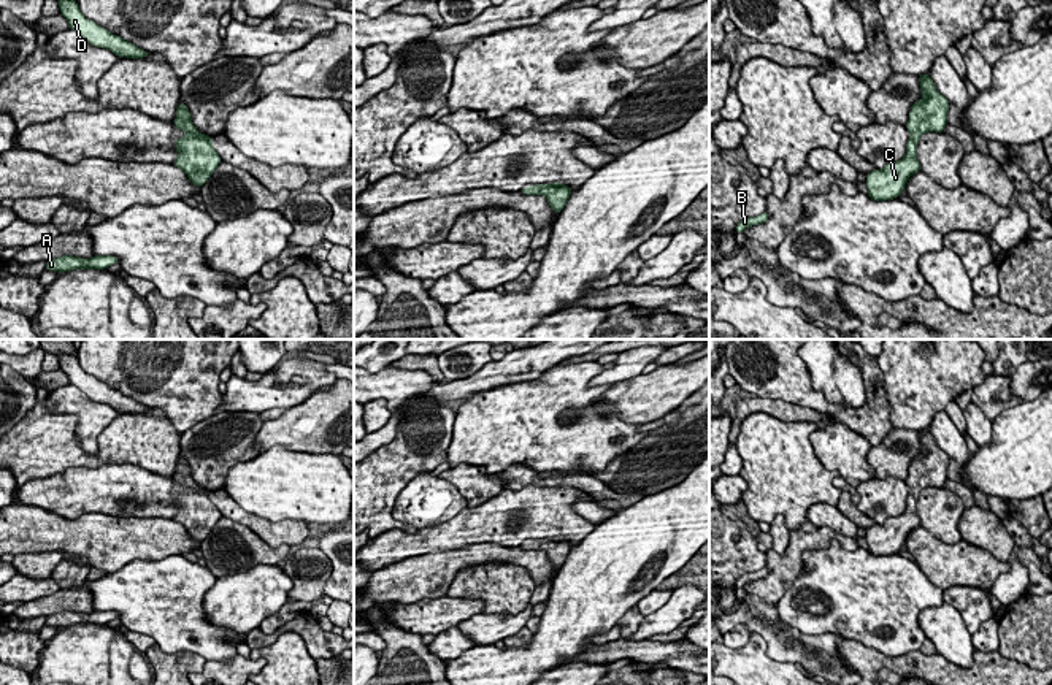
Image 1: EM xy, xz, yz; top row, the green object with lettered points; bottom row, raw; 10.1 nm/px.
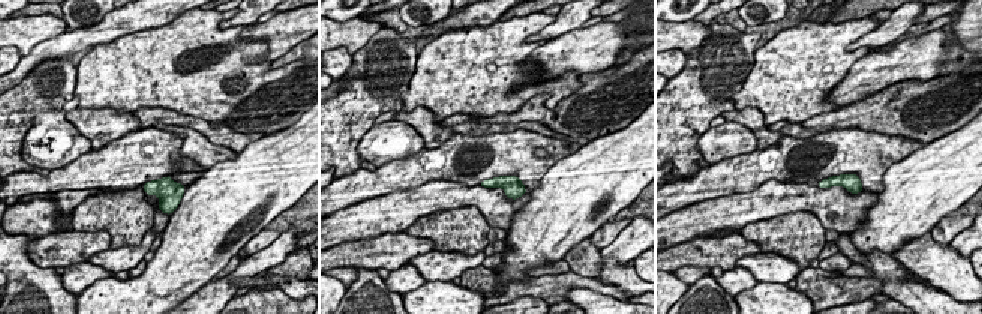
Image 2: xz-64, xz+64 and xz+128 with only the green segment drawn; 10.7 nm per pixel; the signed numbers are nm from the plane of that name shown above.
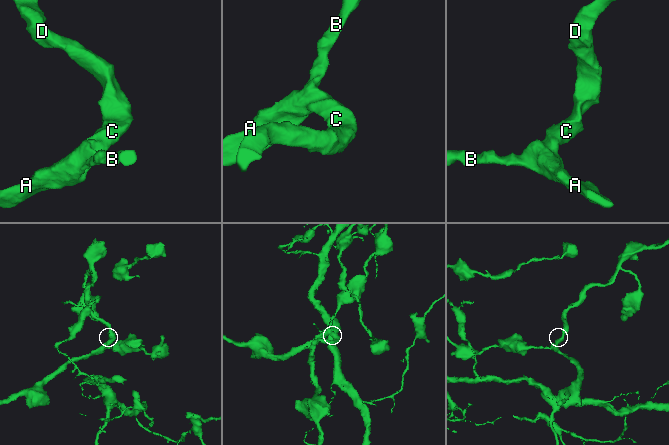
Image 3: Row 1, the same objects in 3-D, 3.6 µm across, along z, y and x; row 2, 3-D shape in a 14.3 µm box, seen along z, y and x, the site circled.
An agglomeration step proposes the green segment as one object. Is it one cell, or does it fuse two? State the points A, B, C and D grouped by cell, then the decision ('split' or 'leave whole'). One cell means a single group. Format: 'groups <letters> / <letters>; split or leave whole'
groups A B C D; leave whole

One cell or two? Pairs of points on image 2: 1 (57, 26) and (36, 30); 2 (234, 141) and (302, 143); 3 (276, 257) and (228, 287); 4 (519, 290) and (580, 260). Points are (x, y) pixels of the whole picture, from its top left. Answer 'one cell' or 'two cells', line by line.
1: one cell
2: two cells
3: one cell
4: two cells

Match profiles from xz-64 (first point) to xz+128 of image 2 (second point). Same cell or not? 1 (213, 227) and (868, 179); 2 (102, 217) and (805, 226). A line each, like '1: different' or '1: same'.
1: different
2: same

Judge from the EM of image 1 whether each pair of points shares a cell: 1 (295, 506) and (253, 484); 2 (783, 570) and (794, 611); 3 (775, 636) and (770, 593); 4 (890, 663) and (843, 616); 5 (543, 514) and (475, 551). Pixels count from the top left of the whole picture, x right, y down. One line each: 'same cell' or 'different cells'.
1: same cell
2: different cells
3: different cells
4: different cells
5: different cells

